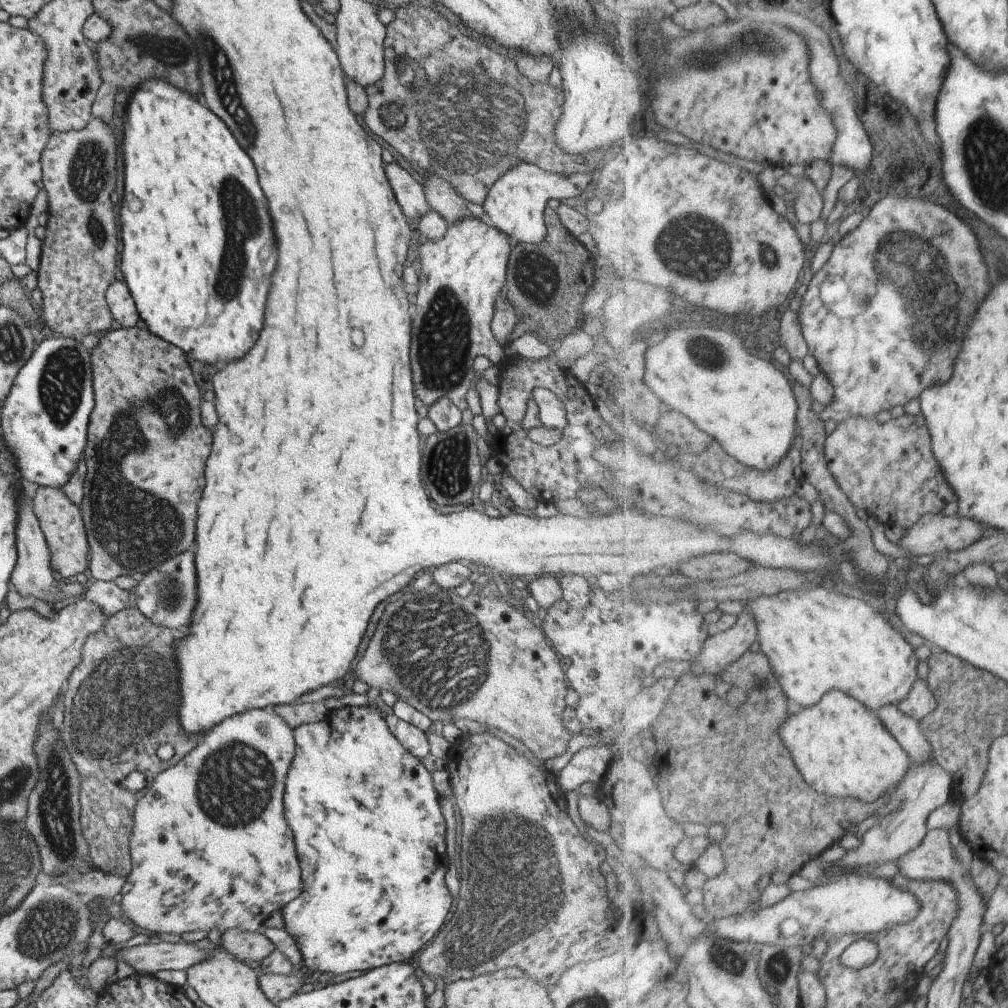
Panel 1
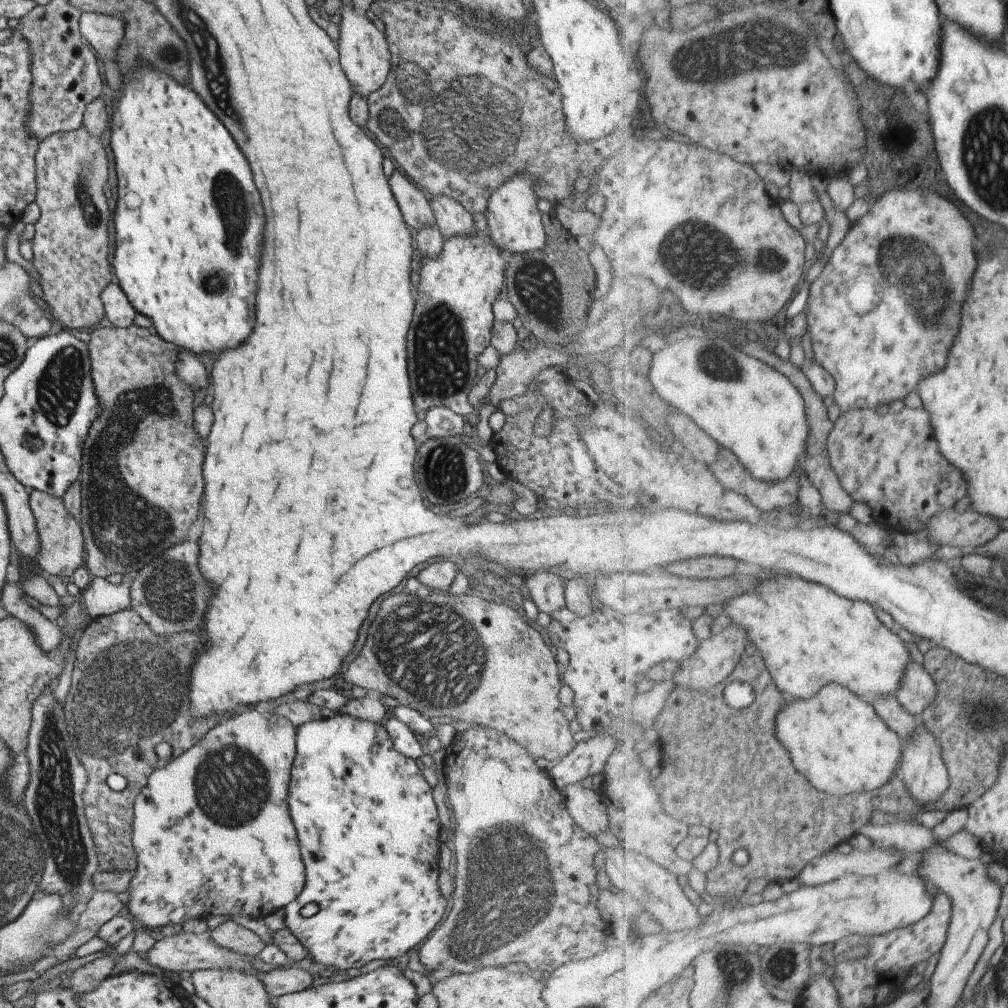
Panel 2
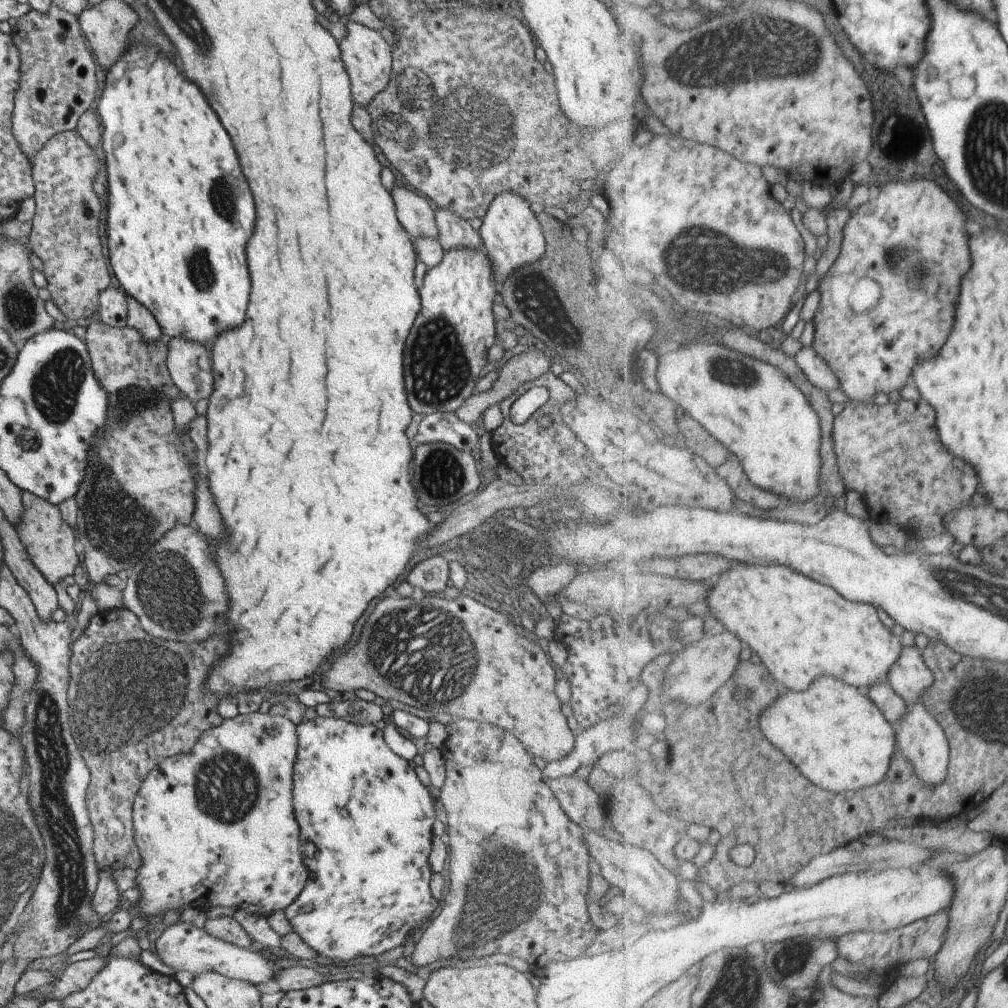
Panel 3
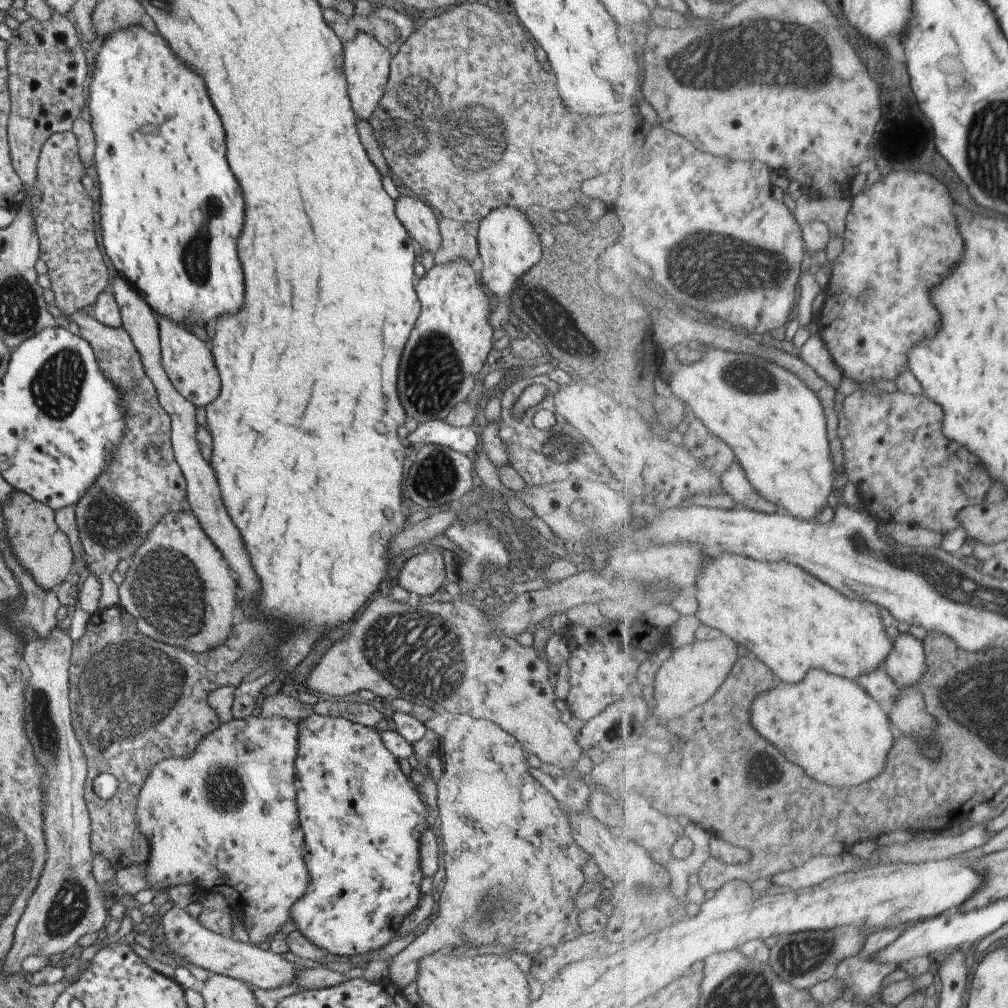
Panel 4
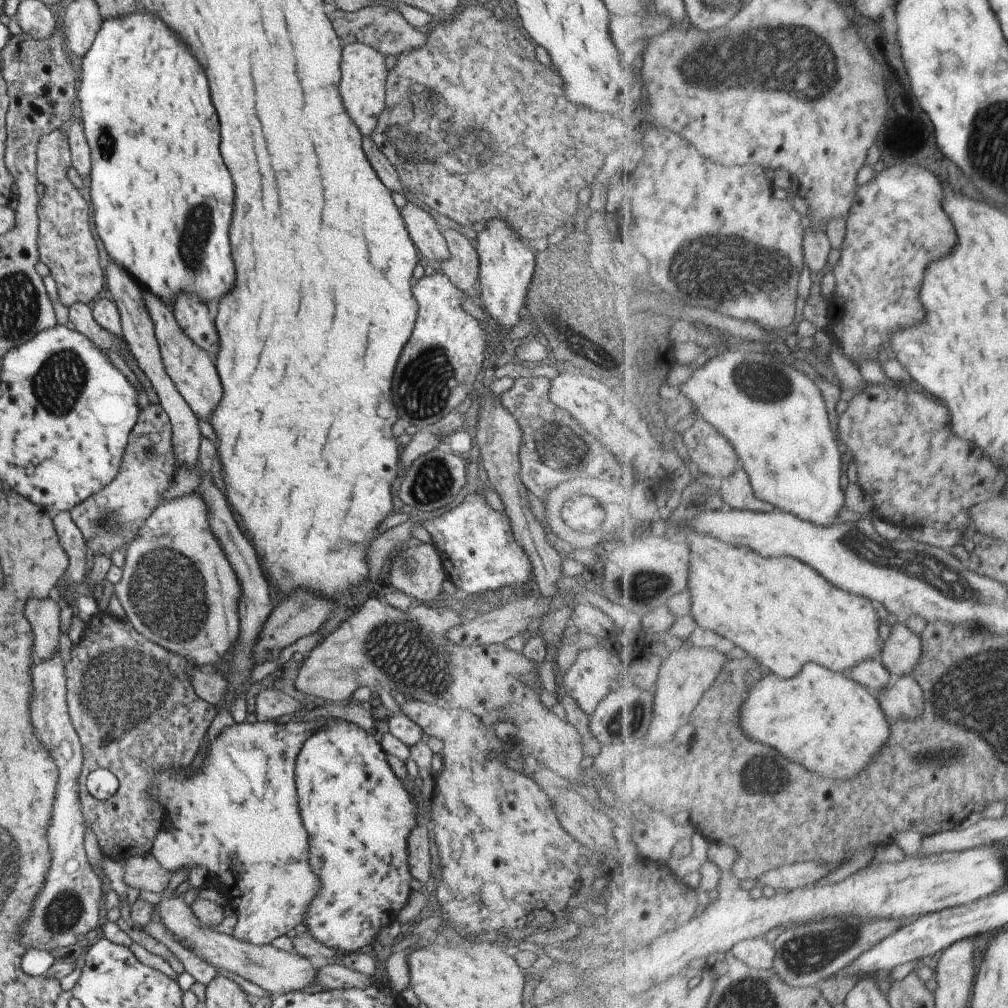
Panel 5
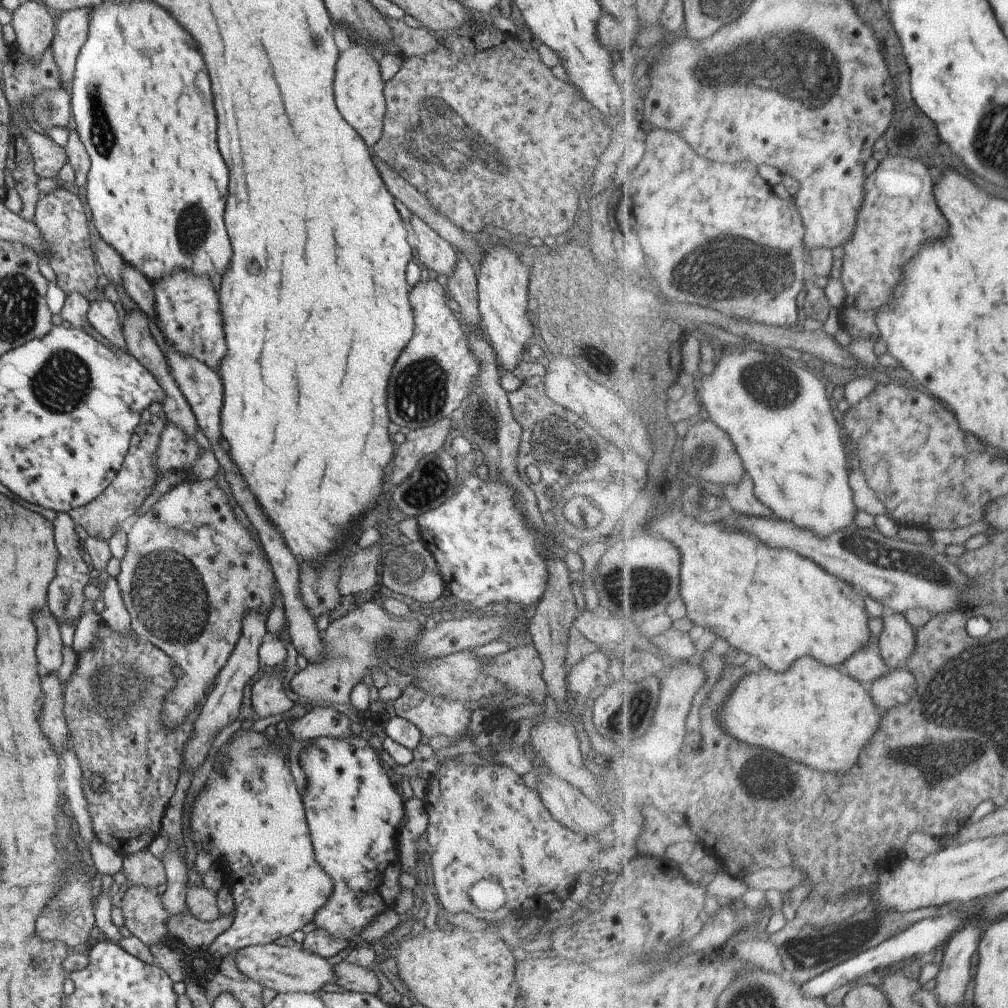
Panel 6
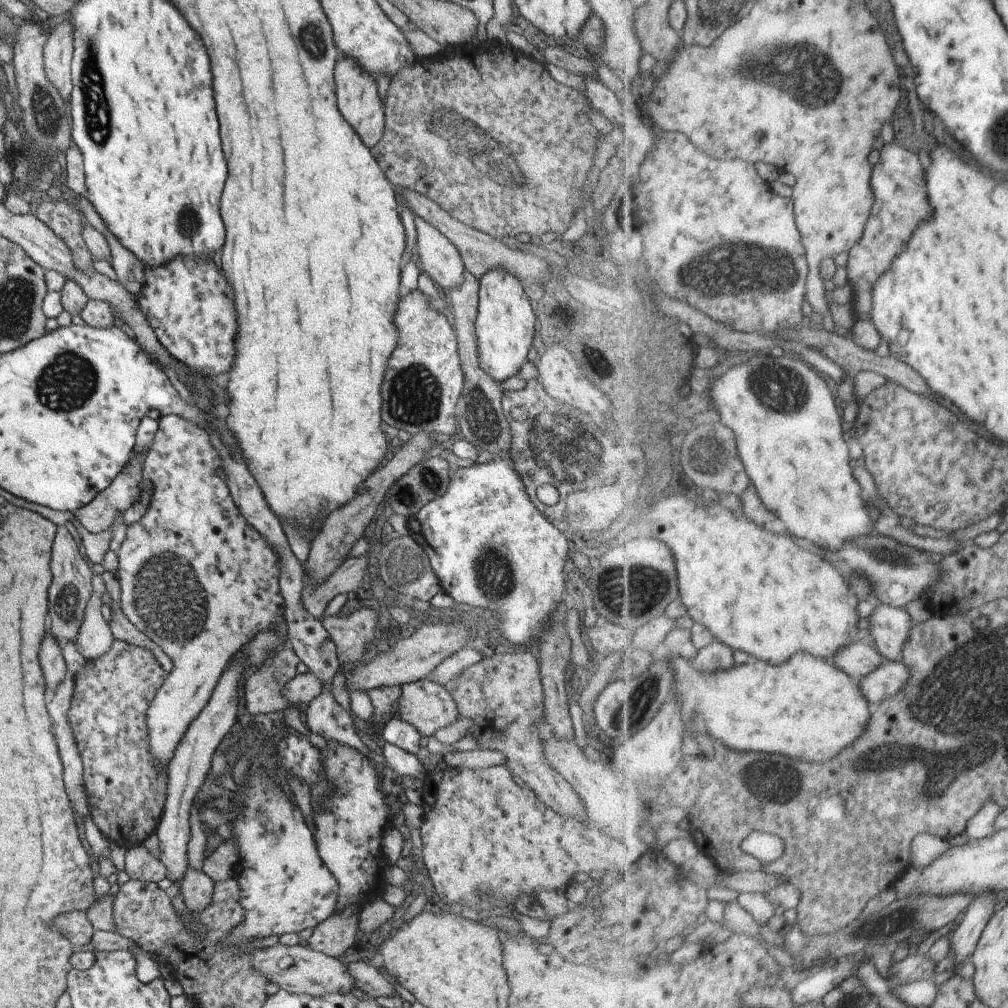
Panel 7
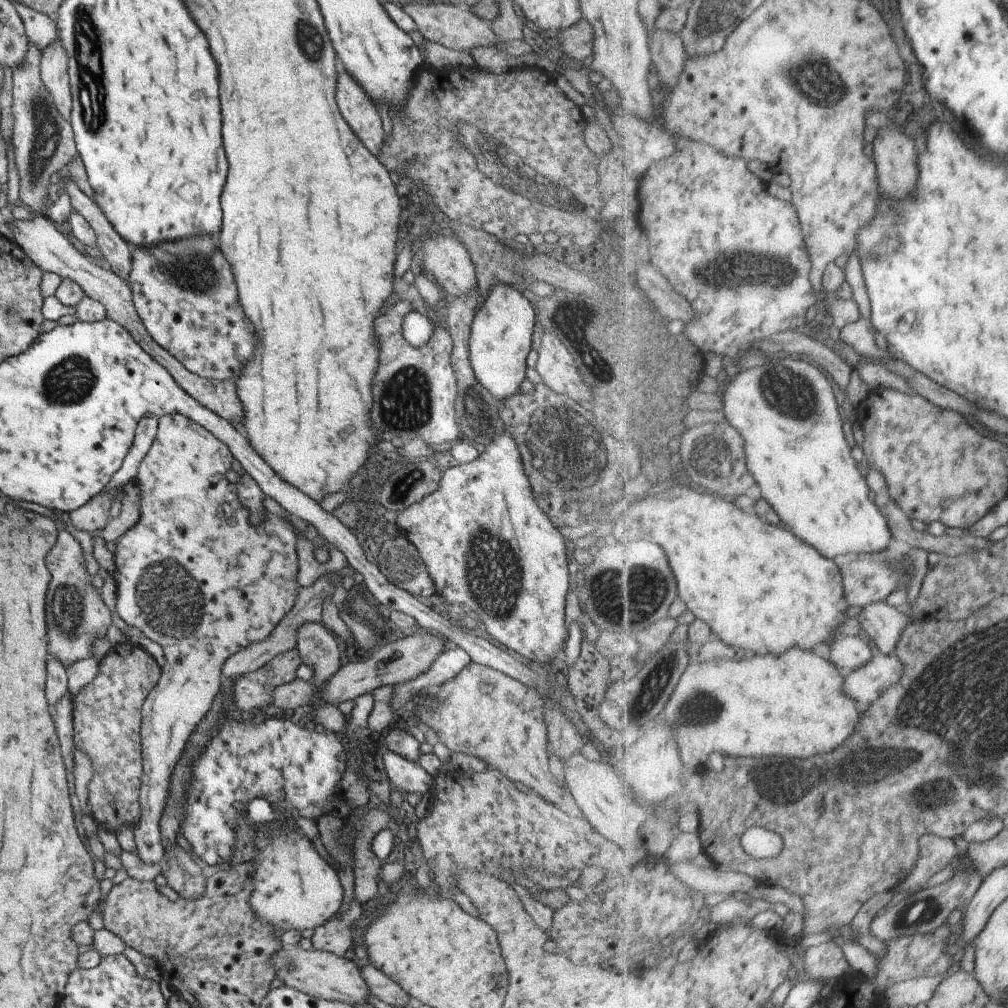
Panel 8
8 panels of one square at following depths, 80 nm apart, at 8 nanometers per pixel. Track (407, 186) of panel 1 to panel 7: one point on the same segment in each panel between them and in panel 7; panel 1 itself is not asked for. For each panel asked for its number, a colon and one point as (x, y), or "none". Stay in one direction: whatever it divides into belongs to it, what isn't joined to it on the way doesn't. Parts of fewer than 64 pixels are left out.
2: (416, 211)
3: (415, 215)
4: (417, 217)
5: (426, 236)
6: (434, 252)
7: (437, 257)

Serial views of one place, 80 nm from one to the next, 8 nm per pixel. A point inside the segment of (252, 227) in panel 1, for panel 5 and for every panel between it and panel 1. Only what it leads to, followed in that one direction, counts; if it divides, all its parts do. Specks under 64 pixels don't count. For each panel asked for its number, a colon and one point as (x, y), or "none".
2: (188, 221)
3: (179, 213)
4: (158, 140)
5: (162, 199)

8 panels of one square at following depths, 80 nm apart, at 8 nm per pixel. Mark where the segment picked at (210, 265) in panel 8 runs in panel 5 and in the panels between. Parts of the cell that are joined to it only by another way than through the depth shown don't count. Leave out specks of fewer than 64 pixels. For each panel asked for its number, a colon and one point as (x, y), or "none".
5: (191, 315)
6: (186, 312)
7: (186, 301)

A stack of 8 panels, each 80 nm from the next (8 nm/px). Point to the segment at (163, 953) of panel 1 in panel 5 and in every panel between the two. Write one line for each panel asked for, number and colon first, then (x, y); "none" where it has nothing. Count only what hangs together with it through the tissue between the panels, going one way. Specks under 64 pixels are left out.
2: (185, 951)
3: (181, 946)
4: (184, 937)
5: (275, 971)

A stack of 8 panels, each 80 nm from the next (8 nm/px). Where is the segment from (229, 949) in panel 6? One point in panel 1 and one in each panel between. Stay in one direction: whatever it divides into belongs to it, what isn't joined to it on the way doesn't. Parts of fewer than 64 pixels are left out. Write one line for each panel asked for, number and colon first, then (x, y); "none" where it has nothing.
1: (208, 850)
2: (231, 785)
3: (242, 767)
4: (234, 795)
5: (237, 816)

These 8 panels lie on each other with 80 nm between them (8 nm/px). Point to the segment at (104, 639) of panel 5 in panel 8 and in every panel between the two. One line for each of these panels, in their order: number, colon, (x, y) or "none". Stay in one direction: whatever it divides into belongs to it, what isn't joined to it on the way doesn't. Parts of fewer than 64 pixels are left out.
6: (111, 702)
7: (125, 793)
8: (106, 716)

